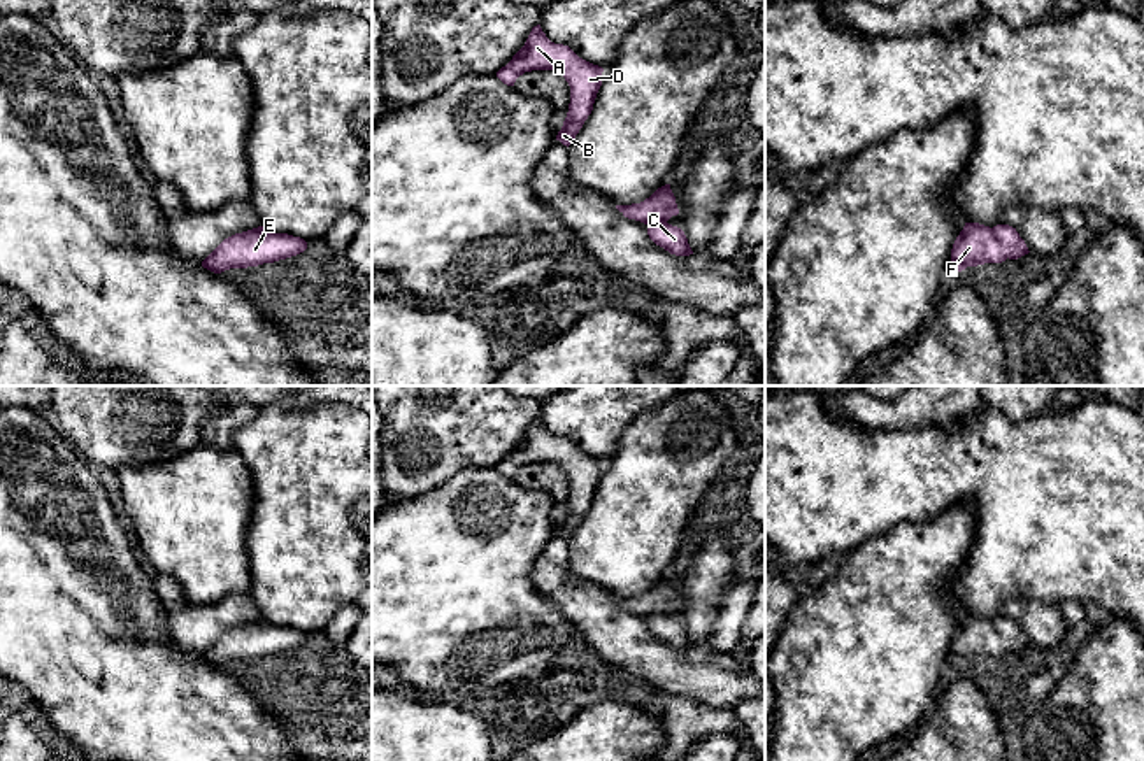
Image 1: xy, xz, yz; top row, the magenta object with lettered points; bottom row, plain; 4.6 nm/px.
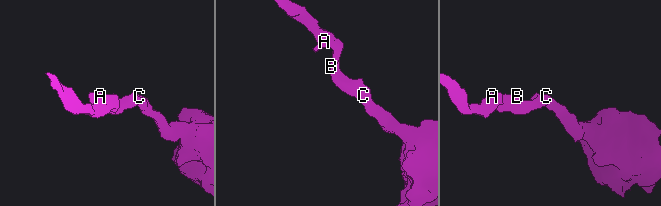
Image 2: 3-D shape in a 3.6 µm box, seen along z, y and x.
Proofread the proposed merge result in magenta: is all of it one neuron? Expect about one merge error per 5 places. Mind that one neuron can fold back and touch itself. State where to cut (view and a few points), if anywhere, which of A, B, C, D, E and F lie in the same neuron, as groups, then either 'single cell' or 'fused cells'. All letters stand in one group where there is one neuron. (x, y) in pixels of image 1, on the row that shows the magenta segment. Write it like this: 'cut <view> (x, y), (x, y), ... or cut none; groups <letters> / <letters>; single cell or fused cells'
cut none; groups A B C D E F; single cell

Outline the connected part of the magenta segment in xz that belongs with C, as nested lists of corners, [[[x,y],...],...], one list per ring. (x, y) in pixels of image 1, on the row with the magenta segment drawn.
[[[670,184],[658,188],[640,203],[616,205],[616,209],[625,217],[644,223],[647,226],[649,238],[670,254],[693,254],[684,231],[667,223],[672,216],[679,214]]]

